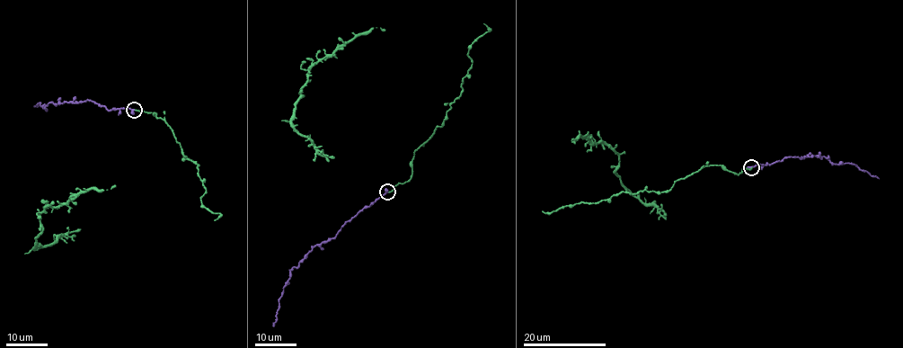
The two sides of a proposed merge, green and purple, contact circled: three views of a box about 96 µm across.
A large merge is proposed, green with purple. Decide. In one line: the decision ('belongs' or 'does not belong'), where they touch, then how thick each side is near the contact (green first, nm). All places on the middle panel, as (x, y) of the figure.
belongs; at (387, 191); 180 nm thick on the green side, 280 nm on the other

